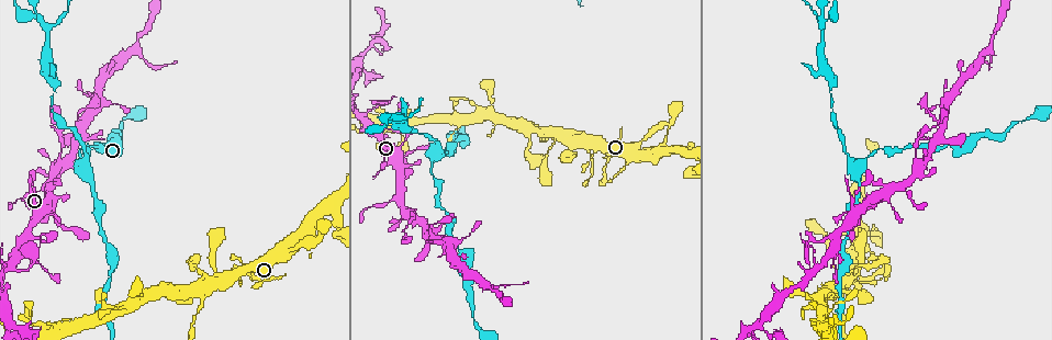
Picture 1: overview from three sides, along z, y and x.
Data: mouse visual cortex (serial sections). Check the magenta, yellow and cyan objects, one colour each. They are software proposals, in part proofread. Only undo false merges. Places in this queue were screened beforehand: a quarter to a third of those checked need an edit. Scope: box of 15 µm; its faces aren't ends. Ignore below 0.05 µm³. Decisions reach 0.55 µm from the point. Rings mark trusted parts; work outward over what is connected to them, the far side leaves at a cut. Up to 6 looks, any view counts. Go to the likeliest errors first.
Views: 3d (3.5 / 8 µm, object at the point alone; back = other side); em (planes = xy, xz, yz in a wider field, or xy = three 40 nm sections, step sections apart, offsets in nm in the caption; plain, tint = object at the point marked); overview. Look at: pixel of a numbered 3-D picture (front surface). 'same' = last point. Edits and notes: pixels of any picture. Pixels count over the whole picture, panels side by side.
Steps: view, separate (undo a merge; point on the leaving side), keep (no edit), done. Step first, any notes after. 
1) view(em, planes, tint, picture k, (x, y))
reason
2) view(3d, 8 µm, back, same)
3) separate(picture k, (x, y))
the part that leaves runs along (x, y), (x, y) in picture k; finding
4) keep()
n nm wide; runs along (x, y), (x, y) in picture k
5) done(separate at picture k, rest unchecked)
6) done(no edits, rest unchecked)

view(em, xy, step 3, tint, picture 1, (919, 166))
side arm on a straight run

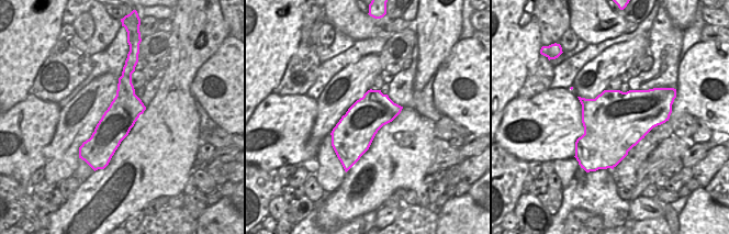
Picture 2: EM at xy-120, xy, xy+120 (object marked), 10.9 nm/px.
view(3d, 3.5 µm, same)

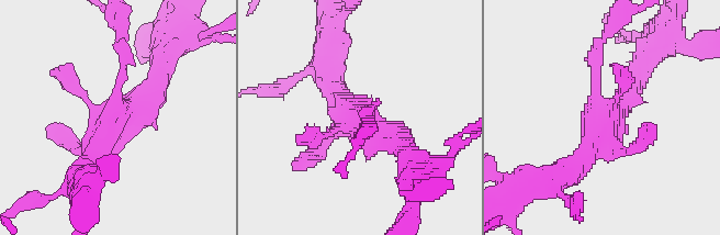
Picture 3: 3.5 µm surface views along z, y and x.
keep()
420 nm wide; runs along (83, 171), (158, 74) in picture 3; all the same cell

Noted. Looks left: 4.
view(3d, 3.5 µm, picture 1, (434, 157))
narrows sharply

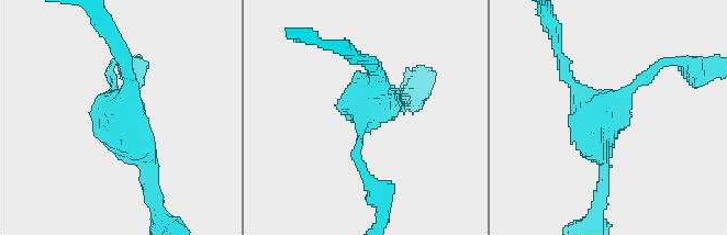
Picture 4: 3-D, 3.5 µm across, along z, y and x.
view(em, xy, step 5, tint, picture 4, (362, 113))
3 arms; arms of 100, 200, 250 nm; now the EM

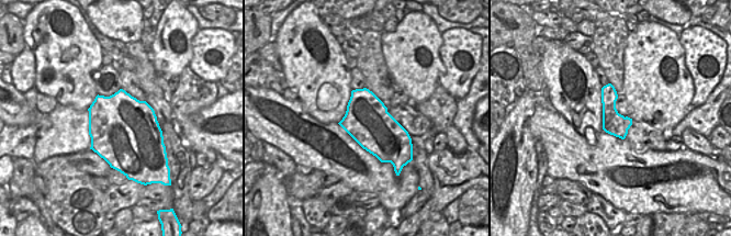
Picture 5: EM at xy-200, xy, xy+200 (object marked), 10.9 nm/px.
keep()
continuous, no second cell

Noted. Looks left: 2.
view(3d, 3.5 µm, picture 1, (206, 275))
branch point

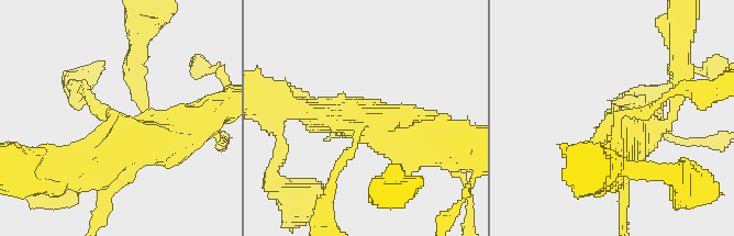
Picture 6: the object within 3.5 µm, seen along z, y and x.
keep()
runs along (408, 137), (367, 120), (273, 105) in picture 6; continuous, no second cell

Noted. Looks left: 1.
done(no edits, rest unchecked)

